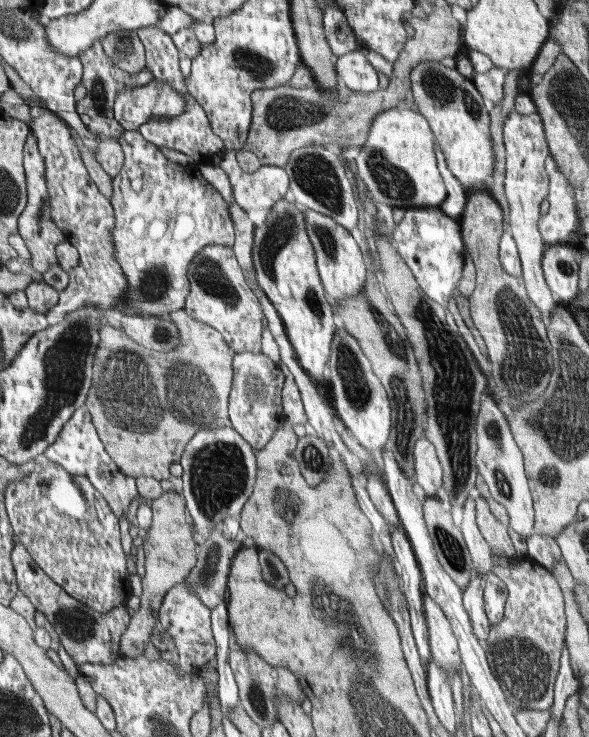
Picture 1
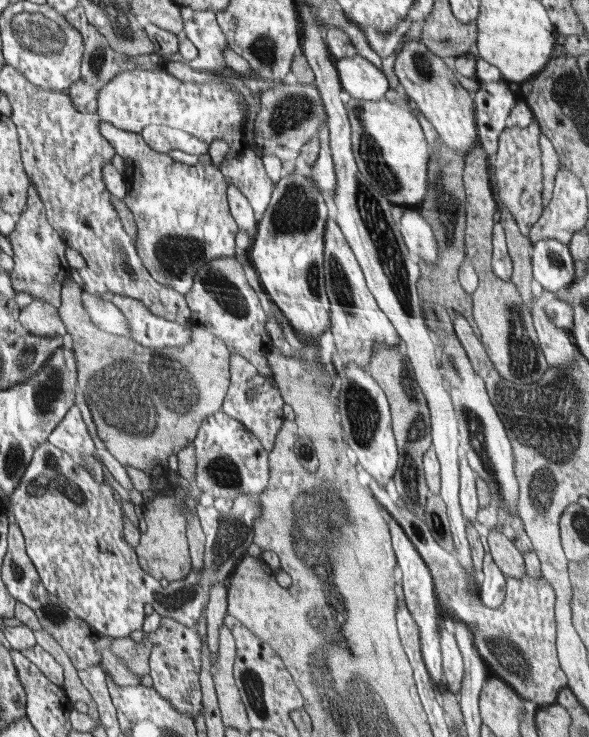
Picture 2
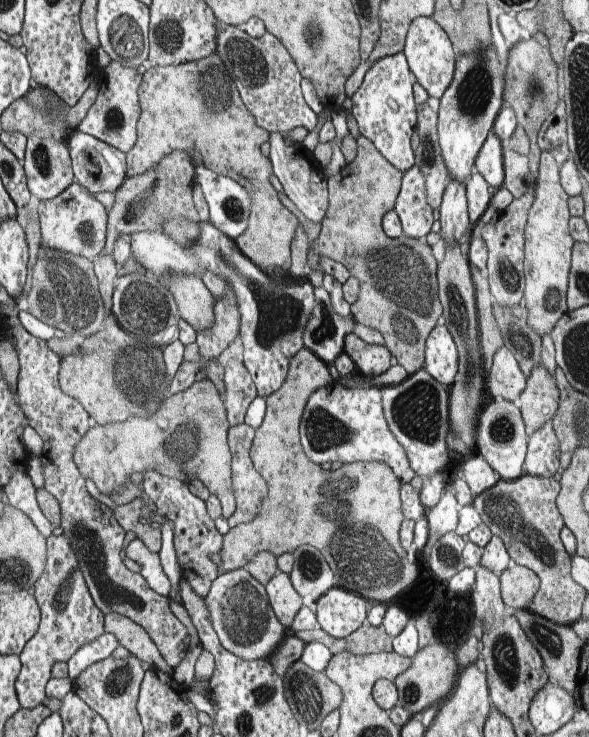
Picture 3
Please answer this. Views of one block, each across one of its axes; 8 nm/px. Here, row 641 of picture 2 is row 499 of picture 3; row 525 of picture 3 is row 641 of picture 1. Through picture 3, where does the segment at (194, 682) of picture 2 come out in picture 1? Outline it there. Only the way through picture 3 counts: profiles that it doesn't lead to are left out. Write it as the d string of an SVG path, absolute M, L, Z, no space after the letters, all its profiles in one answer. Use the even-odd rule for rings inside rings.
M186 580L176 584L164 595L158 616L160 616L160 624L170 634L174 646L170 646L161 658L178 664L178 672L181 669L186 674L199 674L200 668L204 664L207 664L210 660L215 660L217 646L211 627L211 610L204 606L200 596L196 596L188 588Z

